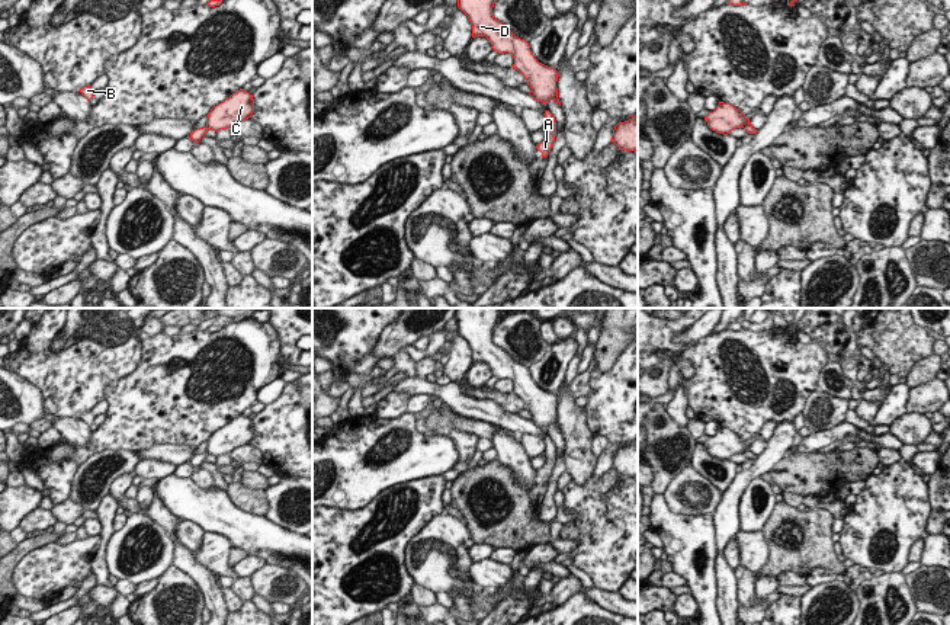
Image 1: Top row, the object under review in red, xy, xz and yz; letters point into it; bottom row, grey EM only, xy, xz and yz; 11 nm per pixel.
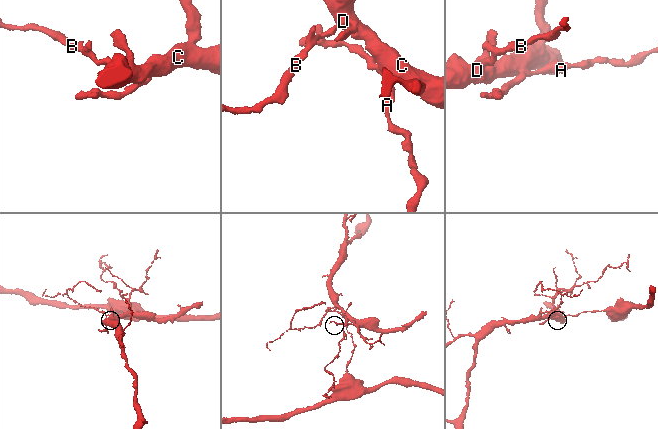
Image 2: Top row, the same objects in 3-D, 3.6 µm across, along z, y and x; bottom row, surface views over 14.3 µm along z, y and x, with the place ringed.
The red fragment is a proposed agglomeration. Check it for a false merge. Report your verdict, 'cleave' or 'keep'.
cleave

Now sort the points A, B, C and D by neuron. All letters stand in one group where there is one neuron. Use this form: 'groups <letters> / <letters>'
groups A / B C D

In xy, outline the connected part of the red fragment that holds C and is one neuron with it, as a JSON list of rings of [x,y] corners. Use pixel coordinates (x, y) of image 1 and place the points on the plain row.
[[[240,414],[211,435],[206,443],[206,452],[218,458],[219,455],[232,452],[235,448],[248,445],[253,438],[253,420]]]

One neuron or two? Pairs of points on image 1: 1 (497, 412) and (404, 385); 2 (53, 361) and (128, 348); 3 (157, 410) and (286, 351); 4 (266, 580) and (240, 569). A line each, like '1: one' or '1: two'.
1: one
2: one
3: two
4: two

